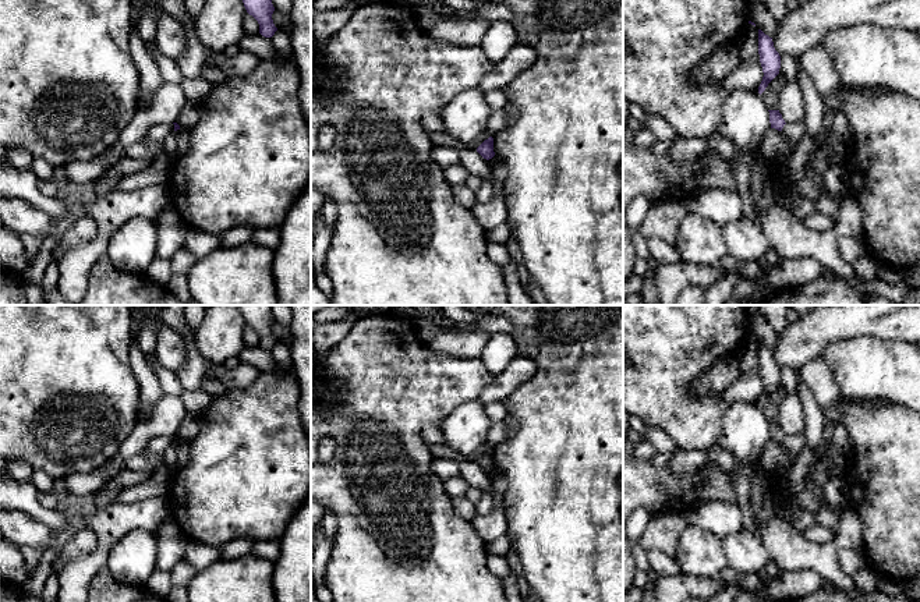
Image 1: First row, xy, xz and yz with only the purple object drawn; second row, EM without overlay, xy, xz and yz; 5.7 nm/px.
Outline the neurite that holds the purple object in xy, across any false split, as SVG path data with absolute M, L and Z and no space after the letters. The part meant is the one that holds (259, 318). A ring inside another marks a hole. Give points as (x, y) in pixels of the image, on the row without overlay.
M238 305L244 319L259 336L259 346L265 350L272 350L277 340L273 336L272 326L272 305Z

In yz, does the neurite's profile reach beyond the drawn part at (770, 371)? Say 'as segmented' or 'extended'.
as segmented

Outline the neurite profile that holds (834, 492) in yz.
M832 478L824 488L822 496L829 507L846 509L848 500L845 493L845 484L839 478Z

